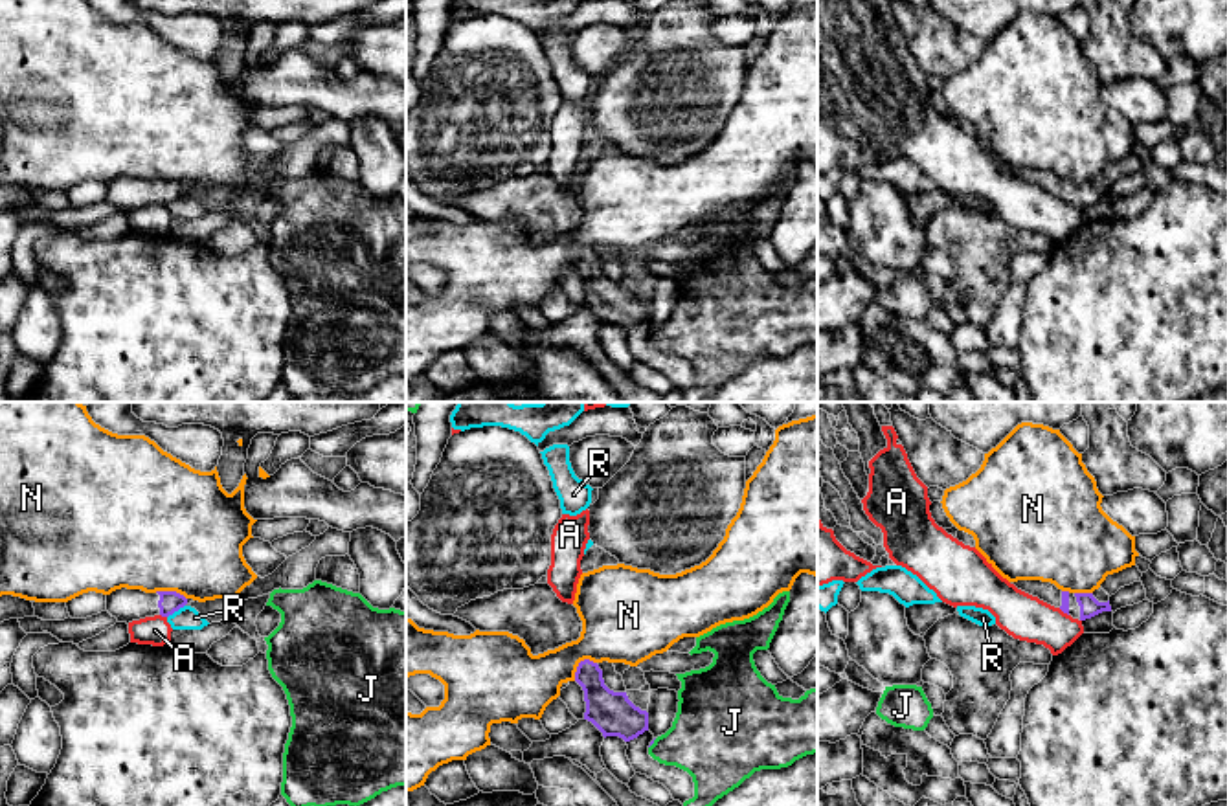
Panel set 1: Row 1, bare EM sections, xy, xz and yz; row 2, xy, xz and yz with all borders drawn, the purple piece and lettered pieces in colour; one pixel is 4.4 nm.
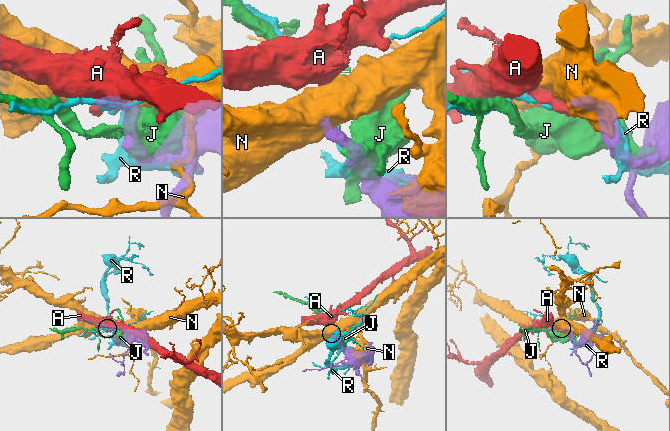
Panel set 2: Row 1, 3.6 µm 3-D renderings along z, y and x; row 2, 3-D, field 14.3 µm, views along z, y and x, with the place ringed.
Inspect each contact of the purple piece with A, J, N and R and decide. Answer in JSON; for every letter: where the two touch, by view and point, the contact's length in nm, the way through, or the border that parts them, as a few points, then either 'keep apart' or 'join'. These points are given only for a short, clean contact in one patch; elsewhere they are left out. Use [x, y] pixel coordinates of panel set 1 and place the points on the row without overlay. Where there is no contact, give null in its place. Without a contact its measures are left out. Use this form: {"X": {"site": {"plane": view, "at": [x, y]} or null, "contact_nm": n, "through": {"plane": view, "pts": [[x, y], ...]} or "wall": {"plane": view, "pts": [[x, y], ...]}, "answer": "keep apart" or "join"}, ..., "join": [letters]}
{"A": {"site": {"plane": "xy", "at": [164, 204]}, "contact_nm": 40, "wall": {"plane": "xy", "pts": [[160, 202], [166, 206]]}, "answer": "keep apart"}, "J": {"site": {"plane": "xz", "at": [652, 331]}, "contact_nm": 60, "answer": "keep apart"}, "N": {"site": {"plane": "xz", "at": [579, 252]}, "contact_nm": 130, "answer": "keep apart"}, "R": {"site": {"plane": "xy", "at": [175, 199]}, "contact_nm": 100, "answer": "keep apart"}, "join": []}

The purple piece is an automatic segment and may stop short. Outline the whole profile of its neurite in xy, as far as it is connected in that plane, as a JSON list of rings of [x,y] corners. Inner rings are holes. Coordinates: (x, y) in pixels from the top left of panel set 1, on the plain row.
[[[116,178],[107,184],[107,200],[118,211],[132,211],[145,206],[169,206],[187,193],[187,187],[176,180],[145,182],[141,178]]]

